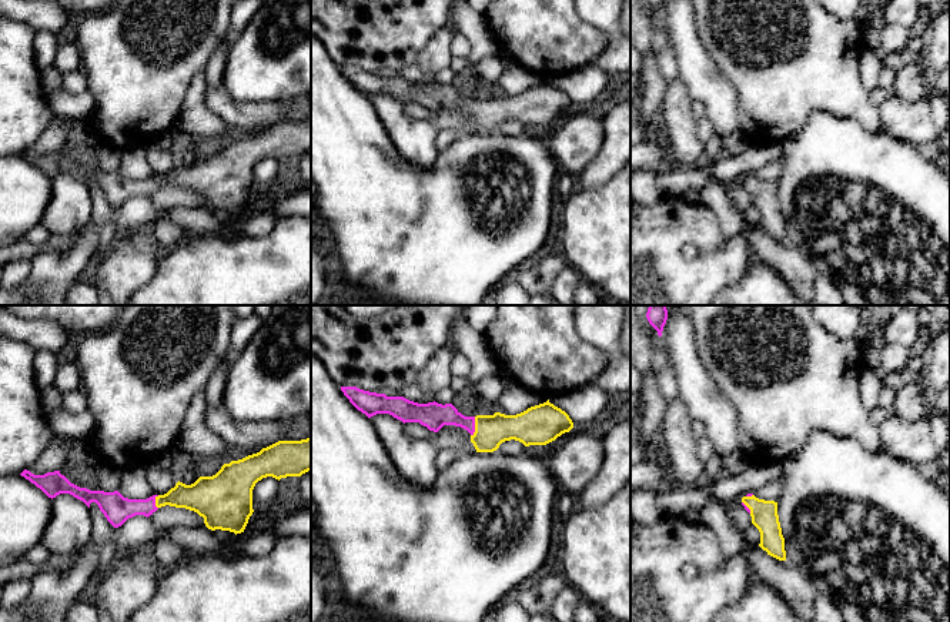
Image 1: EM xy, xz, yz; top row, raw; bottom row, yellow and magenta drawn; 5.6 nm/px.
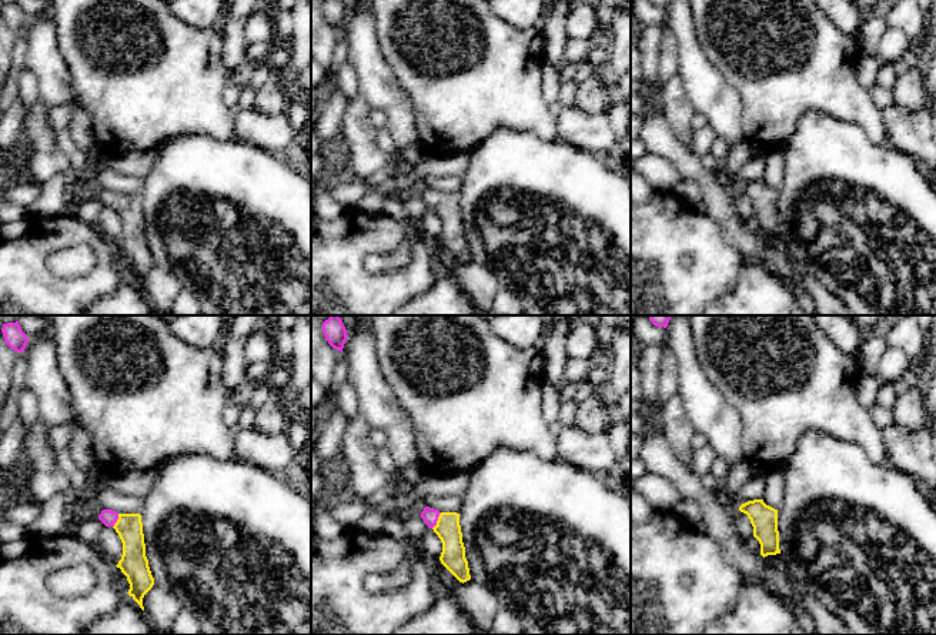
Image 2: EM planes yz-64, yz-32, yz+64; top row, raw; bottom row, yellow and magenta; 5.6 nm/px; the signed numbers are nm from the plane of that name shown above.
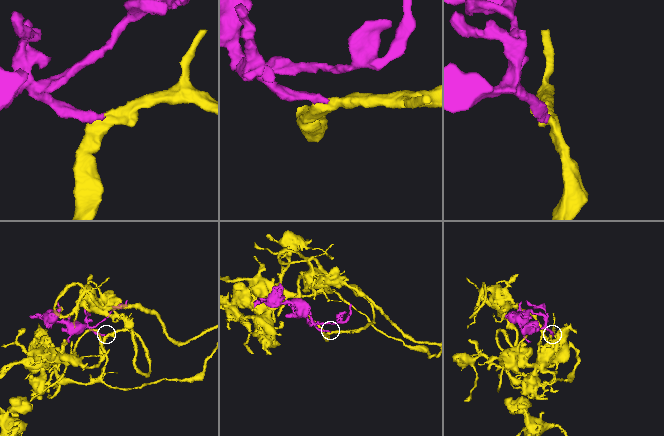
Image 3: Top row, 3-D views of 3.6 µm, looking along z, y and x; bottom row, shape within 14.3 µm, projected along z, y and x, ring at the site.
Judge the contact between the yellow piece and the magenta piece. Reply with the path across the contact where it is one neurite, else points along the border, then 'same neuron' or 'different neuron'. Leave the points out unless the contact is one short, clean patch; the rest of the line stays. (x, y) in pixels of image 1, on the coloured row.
way xz (491, 431), (475, 427), (450, 415), (434, 415); same neuron

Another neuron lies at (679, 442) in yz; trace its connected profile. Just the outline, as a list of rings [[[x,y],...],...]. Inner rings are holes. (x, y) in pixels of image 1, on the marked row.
[[[679,397],[666,404],[660,441],[669,455],[672,482],[693,485],[708,465],[696,455],[698,439],[692,434],[692,419]]]

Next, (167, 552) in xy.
[[[158,538],[150,546],[150,552],[167,571],[178,565],[188,555],[183,546],[168,538]]]

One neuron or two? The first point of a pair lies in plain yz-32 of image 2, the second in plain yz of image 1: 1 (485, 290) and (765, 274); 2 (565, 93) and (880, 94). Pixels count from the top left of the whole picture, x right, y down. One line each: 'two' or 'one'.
1: two
2: two

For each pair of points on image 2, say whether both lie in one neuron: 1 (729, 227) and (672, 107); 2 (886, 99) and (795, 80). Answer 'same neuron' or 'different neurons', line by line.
1: different neurons
2: different neurons

